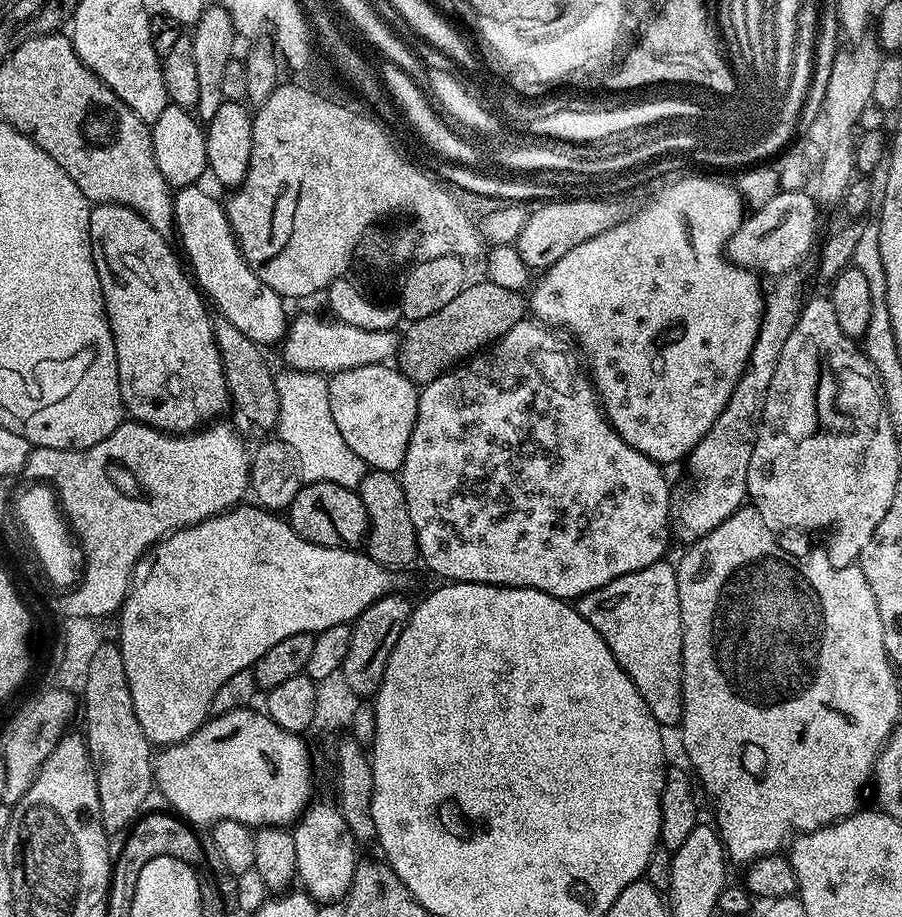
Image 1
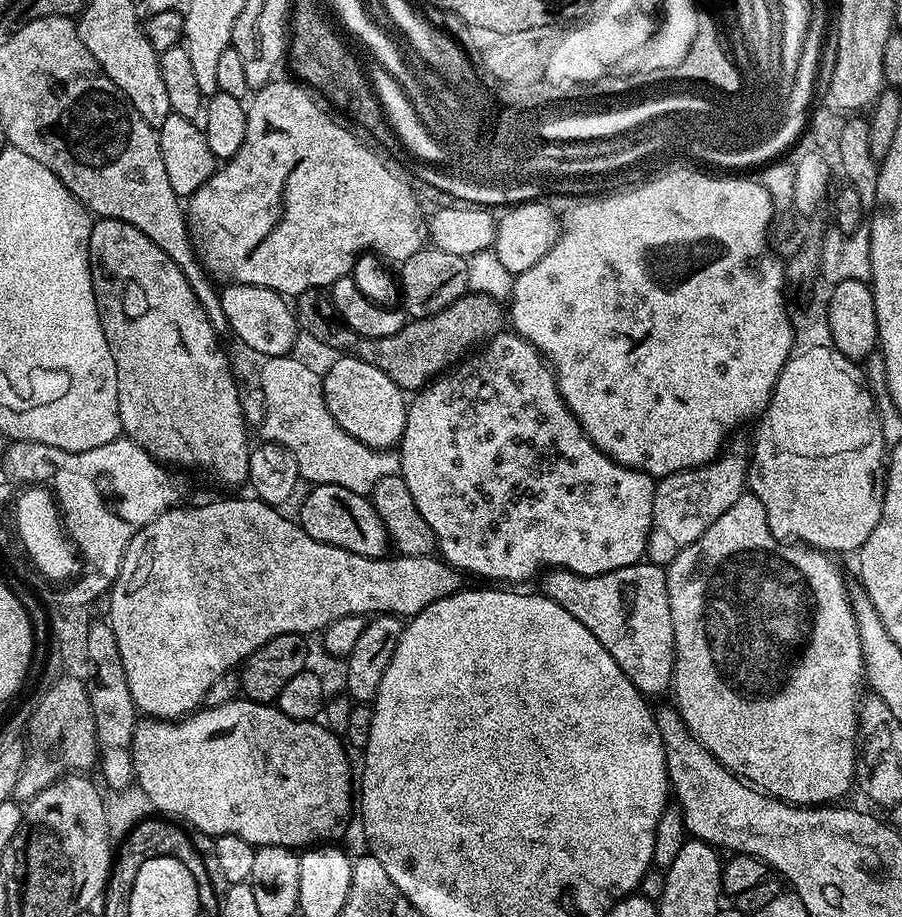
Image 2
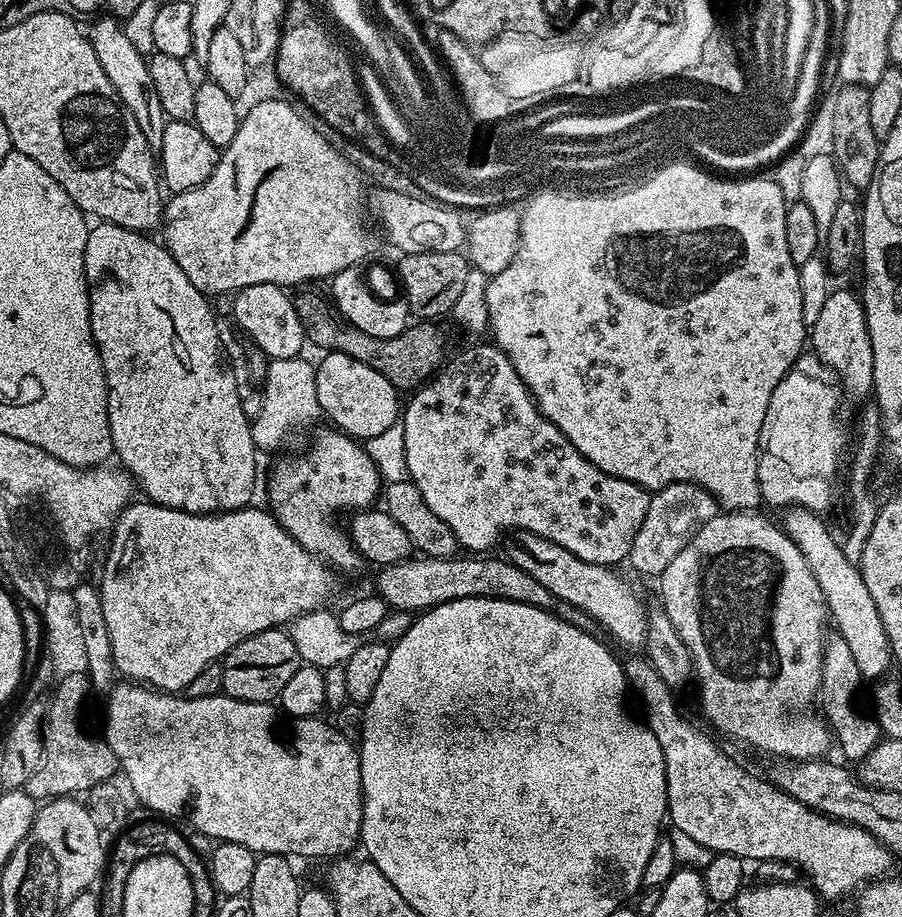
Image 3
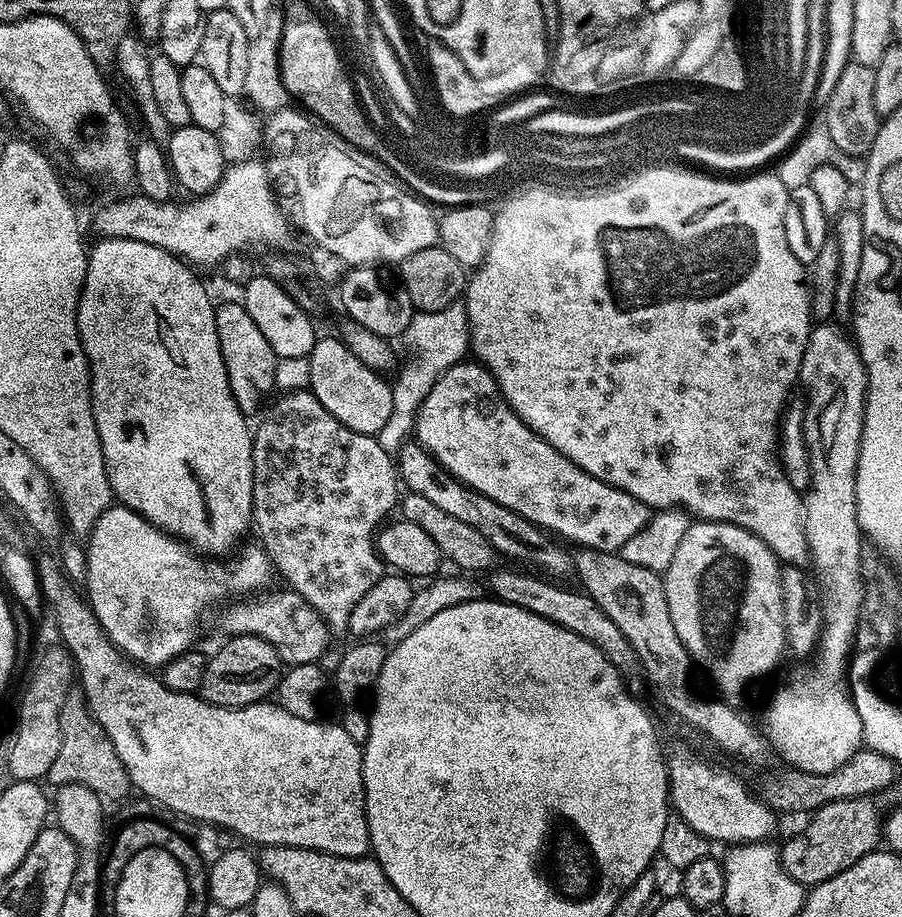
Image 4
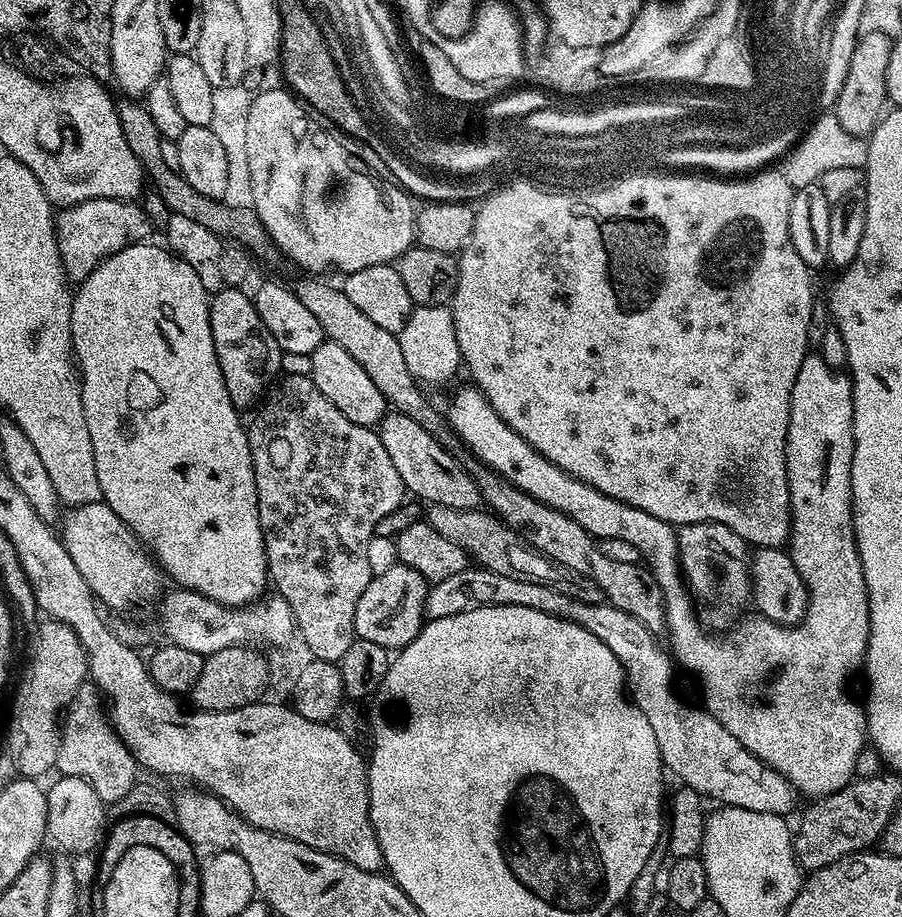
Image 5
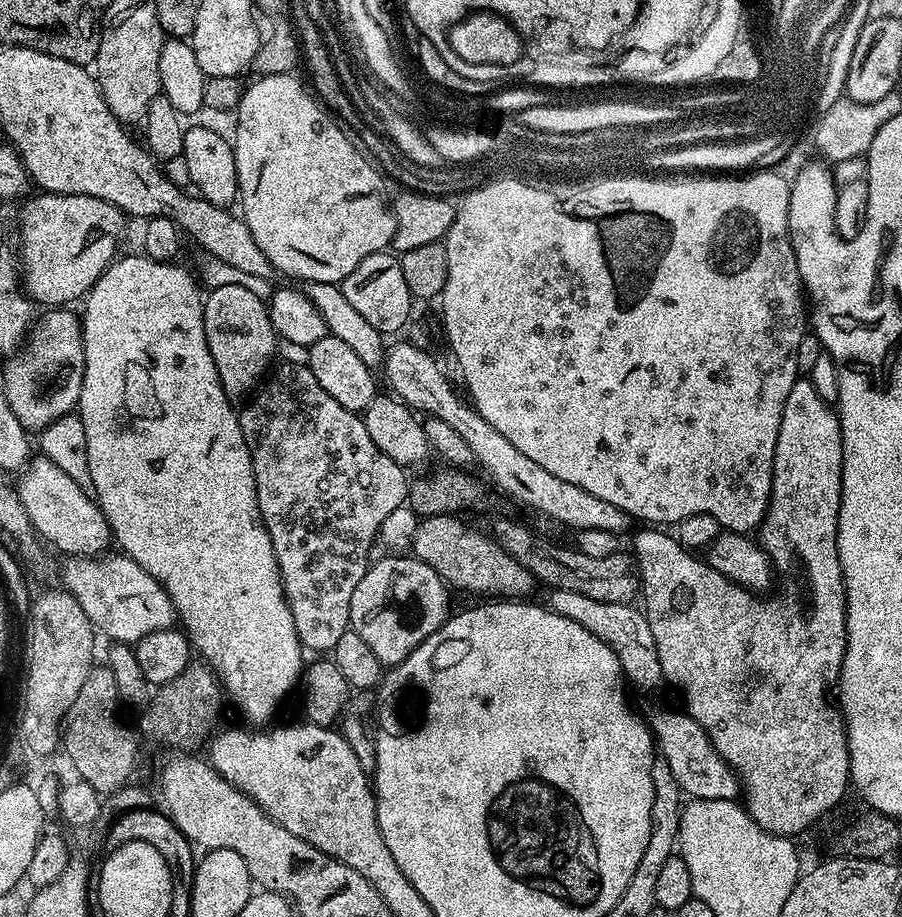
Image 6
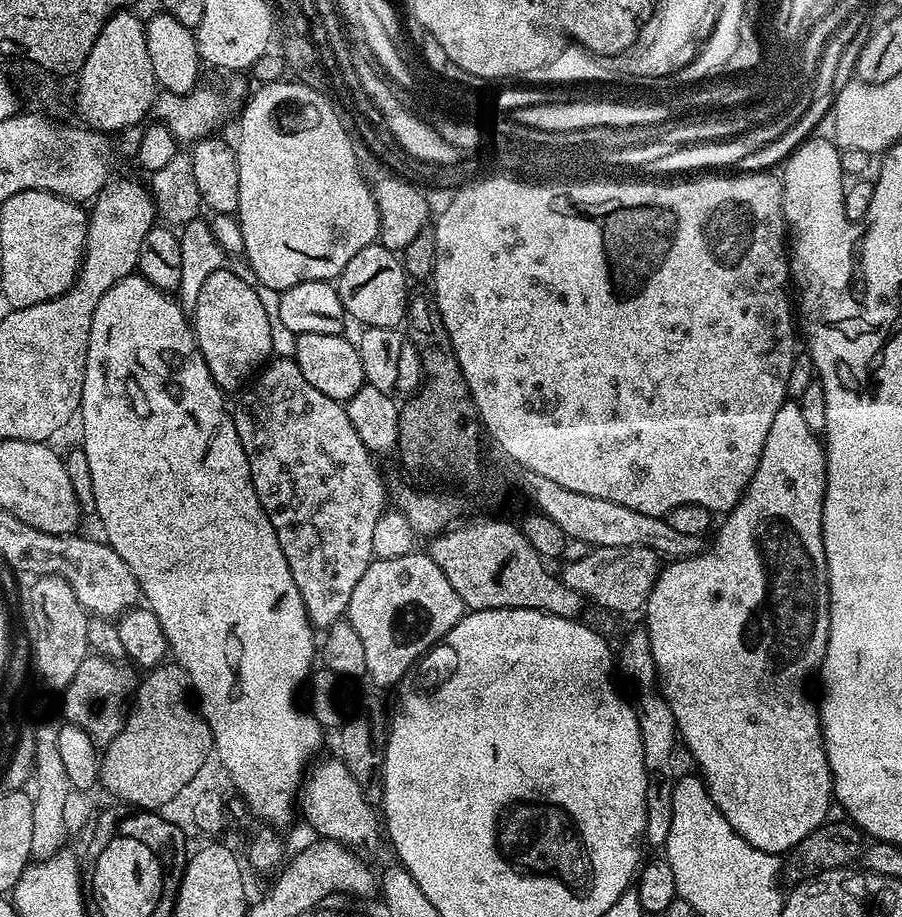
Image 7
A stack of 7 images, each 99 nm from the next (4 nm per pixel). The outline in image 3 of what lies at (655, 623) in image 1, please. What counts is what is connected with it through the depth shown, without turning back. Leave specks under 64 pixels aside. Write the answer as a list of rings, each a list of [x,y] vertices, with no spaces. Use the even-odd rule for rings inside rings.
[[[516,532],[508,544],[506,559],[514,566],[526,570],[541,586],[546,586],[559,603],[569,604],[582,610],[592,619],[593,625],[605,628],[614,639],[628,650],[641,647],[648,633],[649,605],[644,605],[644,596],[624,576],[619,576],[607,563],[595,564],[570,554],[562,546],[550,542],[545,536],[533,532]]]

